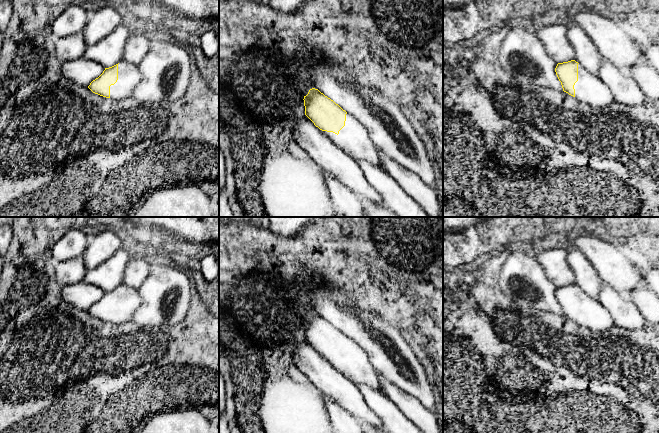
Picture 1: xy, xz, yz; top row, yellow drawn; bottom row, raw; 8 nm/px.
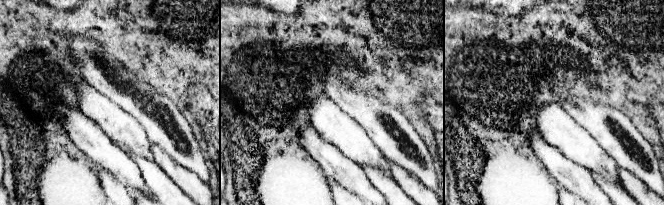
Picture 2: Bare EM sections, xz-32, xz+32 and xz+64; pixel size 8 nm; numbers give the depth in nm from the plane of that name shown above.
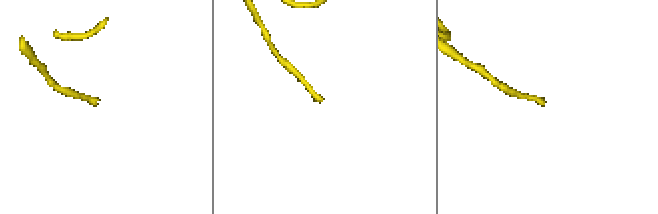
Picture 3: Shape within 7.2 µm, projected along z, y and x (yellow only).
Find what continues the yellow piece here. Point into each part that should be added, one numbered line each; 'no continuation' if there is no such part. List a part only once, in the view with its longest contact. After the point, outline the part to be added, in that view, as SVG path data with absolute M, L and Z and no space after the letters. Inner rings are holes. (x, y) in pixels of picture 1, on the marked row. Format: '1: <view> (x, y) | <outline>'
1: xz (353, 138) | M349 113L346 114L345 126L339 131L338 135L333 132L322 132L355 161L370 162L385 169L367 130Z

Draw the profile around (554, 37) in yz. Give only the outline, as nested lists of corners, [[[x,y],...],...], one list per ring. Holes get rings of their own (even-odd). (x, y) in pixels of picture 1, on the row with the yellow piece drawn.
[[[554,24],[539,29],[536,33],[542,41],[547,53],[555,63],[575,60],[575,53],[567,37],[567,28],[562,24]]]

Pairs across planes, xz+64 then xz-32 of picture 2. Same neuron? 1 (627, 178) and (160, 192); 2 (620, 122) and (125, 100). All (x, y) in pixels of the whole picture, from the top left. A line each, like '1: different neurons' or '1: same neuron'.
1: different neurons
2: same neuron

